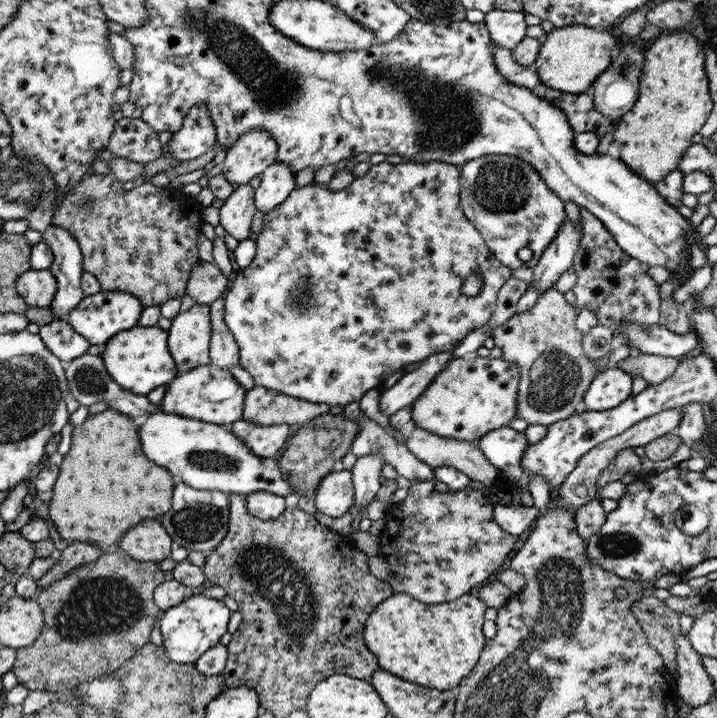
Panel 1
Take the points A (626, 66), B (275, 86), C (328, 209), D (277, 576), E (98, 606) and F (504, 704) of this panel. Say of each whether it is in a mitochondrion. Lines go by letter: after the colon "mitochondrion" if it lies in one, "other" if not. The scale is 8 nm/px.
A: mitochondrion
B: mitochondrion
C: other
D: mitochondrion
E: mitochondrion
F: mitochondrion

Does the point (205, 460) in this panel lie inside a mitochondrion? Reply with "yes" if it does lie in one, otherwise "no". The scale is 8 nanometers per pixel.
yes

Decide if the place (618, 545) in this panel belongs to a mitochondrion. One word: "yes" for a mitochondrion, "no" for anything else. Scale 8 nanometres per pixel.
yes

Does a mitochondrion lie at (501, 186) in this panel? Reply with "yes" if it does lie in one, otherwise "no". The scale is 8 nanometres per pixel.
yes

